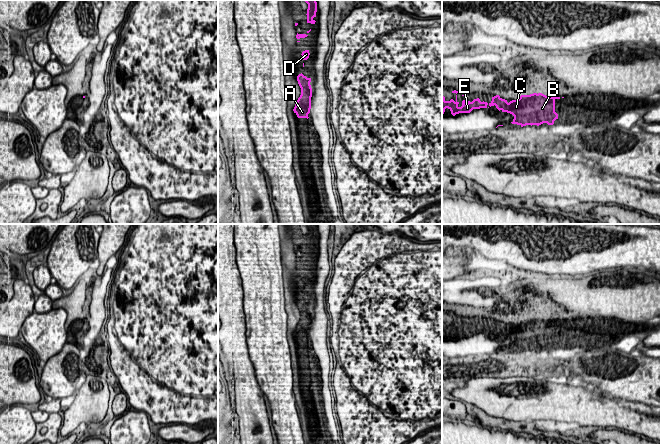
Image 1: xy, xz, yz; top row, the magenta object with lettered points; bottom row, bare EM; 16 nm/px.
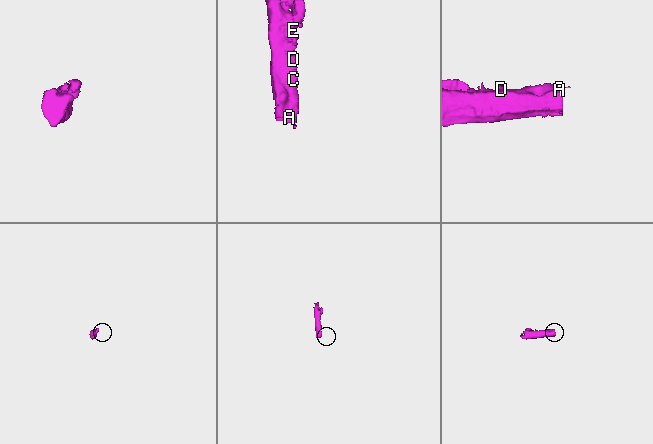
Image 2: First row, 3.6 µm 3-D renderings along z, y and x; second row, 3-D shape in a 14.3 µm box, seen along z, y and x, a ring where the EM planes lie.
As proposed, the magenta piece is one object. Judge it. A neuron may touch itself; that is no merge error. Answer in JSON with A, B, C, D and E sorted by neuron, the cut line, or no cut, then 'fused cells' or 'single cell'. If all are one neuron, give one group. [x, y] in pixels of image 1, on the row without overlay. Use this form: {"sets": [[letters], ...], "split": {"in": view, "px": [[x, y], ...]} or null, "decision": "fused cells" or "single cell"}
{"sets": [["A", "B", "C", "D", "E"]], "split": null, "decision": "single cell"}

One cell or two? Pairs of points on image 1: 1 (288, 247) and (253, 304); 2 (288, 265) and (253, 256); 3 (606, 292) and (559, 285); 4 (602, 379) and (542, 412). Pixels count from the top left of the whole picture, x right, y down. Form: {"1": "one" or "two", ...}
{"1": "two", "2": "two", "3": "one", "4": "two"}

